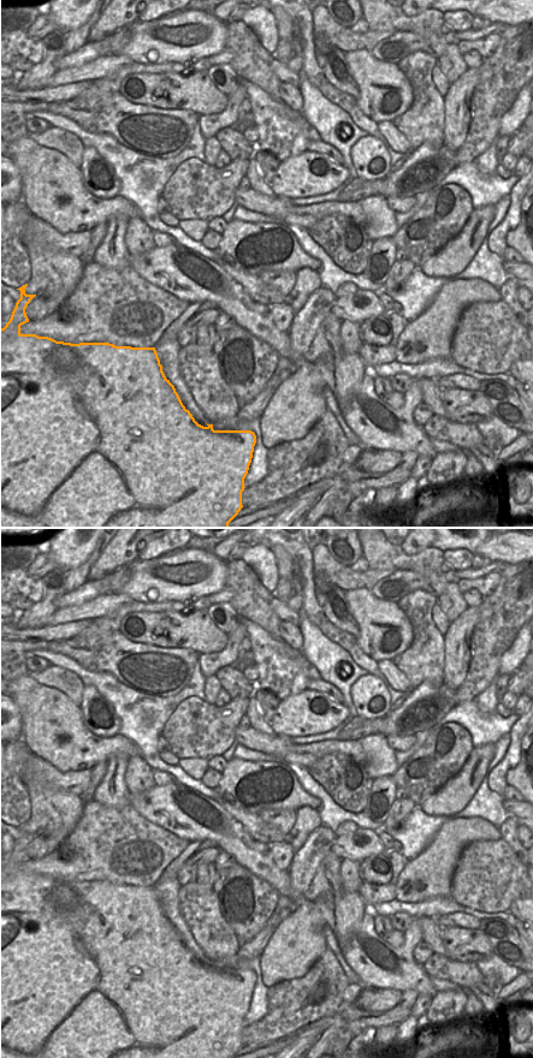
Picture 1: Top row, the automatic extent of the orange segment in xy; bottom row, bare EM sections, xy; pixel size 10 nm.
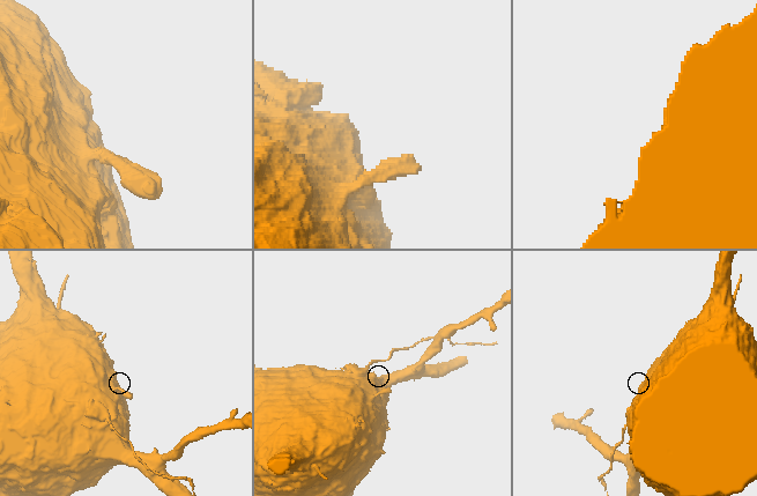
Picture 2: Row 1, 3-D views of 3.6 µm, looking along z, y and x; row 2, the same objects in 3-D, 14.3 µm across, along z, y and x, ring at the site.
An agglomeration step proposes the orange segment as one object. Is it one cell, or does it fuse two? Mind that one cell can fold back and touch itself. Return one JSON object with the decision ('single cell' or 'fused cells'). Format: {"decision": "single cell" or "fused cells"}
{"decision": "fused cells"}

